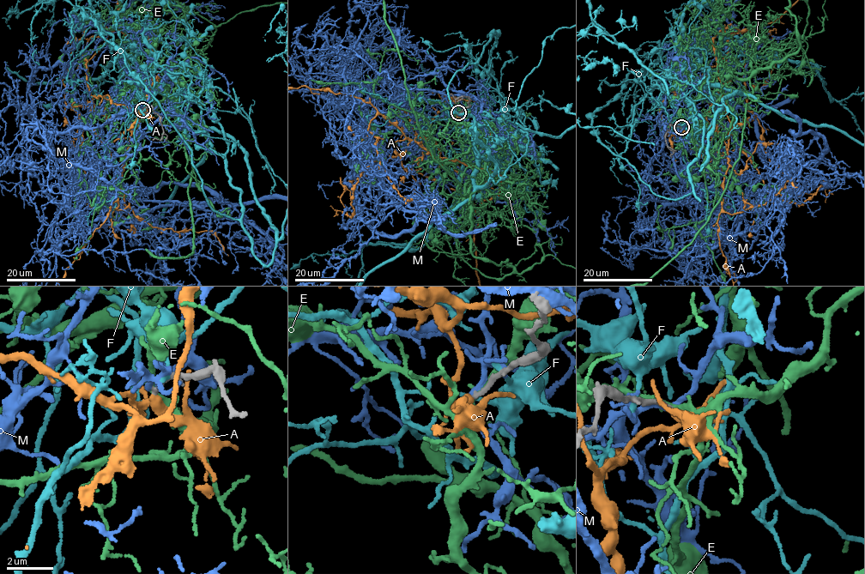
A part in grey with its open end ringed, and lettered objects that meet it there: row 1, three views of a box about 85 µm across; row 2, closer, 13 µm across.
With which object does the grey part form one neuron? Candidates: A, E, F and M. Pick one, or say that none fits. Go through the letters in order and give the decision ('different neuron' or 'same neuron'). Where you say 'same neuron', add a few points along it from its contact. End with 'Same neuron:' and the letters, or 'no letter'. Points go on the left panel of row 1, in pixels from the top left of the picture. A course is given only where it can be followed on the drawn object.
A: different neuron
E: different neuron
F: different neuron
M: different neuron
Same neuron: no letter

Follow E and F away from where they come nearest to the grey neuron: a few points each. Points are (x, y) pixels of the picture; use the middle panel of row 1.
E: (459, 112), (457, 135), (477, 178), (468, 196), (420, 133)
F: (463, 108), (489, 126), (479, 156), (522, 142), (502, 128), (473, 195), (368, 274)

